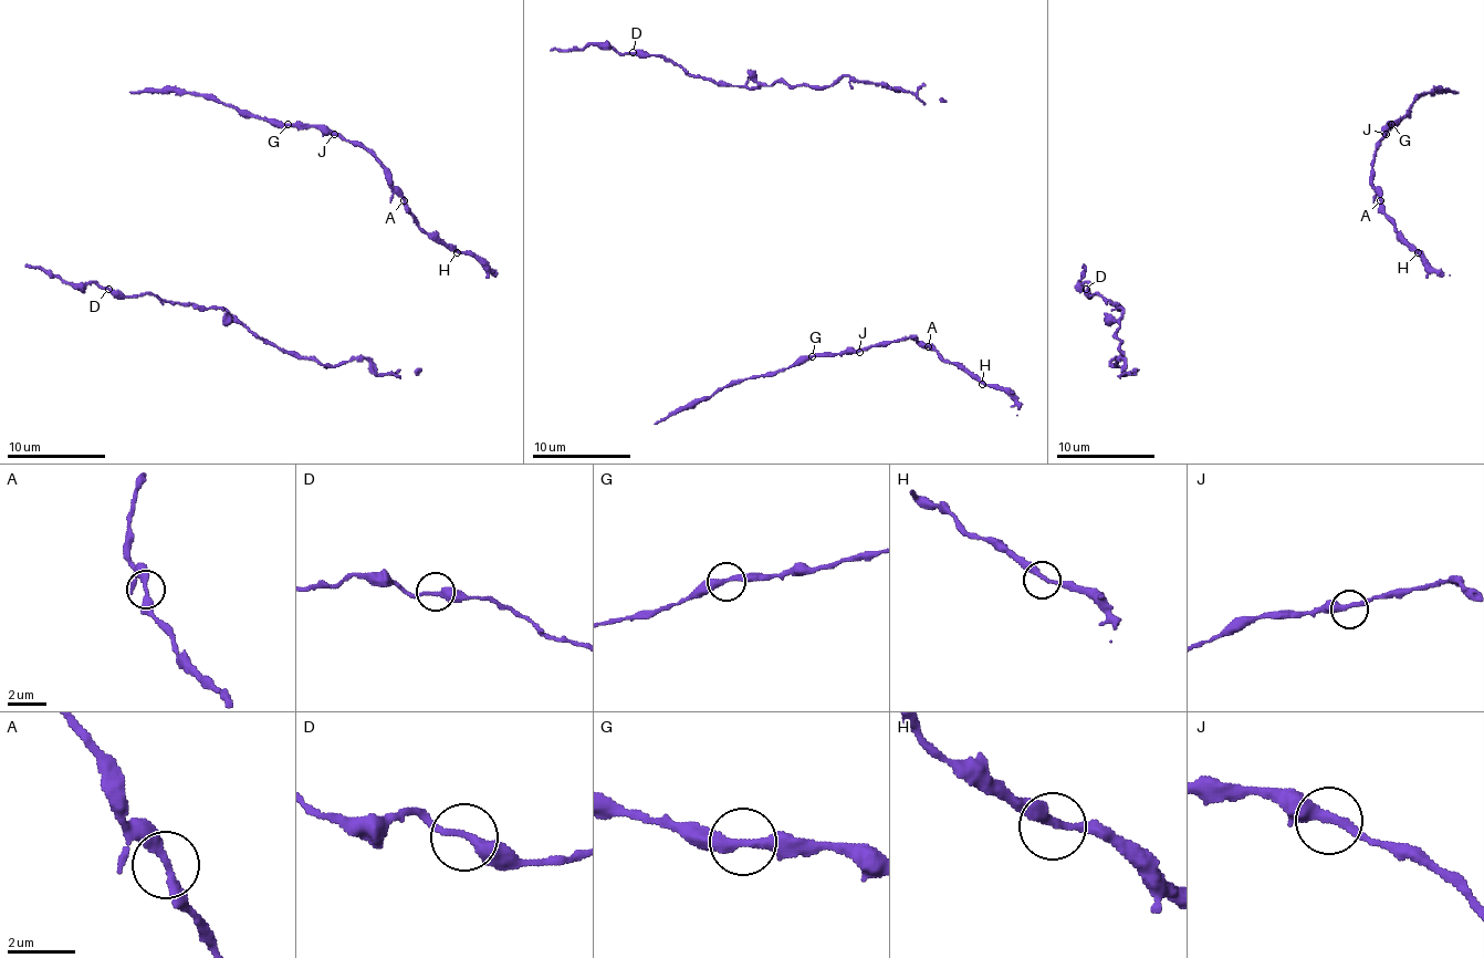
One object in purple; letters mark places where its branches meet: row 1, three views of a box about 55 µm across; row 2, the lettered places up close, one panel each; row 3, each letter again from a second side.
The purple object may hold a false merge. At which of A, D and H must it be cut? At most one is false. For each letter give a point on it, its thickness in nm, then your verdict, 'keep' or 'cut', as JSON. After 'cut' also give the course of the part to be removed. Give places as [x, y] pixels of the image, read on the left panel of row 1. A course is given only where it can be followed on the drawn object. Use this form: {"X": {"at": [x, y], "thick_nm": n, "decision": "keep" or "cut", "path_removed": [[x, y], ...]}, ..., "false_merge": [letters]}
{"A": {"at": [404, 200], "thick_nm": 320, "decision": "keep"}, "D": {"at": [108, 289], "thick_nm": 280, "decision": "keep"}, "H": {"at": [457, 252], "thick_nm": 280, "decision": "keep"}, "false_merge": []}

